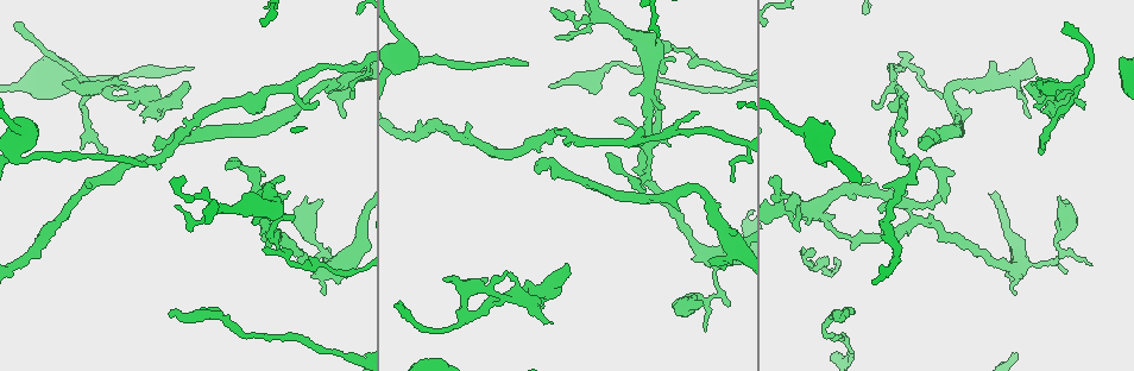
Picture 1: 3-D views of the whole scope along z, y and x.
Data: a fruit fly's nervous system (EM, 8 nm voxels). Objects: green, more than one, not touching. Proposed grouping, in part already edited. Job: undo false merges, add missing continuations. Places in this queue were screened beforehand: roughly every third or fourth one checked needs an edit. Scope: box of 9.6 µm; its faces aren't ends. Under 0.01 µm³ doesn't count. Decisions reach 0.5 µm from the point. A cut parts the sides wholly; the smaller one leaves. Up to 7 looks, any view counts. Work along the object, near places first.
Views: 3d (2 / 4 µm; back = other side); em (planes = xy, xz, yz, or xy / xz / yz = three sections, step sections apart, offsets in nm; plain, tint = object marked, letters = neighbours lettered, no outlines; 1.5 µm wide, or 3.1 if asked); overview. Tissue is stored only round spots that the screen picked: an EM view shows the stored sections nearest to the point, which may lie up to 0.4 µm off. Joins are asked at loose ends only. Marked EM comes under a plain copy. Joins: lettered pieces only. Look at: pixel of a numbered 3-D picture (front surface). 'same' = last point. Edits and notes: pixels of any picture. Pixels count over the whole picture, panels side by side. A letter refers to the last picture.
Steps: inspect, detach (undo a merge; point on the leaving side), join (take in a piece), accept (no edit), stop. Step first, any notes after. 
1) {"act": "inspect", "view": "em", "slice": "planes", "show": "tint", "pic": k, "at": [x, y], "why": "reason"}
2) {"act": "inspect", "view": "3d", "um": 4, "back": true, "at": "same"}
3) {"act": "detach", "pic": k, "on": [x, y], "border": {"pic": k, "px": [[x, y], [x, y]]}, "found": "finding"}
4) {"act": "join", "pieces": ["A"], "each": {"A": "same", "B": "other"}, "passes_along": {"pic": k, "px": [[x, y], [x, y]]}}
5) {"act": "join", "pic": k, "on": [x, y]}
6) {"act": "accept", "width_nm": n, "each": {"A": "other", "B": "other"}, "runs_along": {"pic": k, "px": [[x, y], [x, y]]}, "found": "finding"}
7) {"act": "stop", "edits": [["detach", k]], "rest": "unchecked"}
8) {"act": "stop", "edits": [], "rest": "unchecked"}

{"act": "inspect", "view": "em", "slice": "yz", "step": 4, "show": "tint", "pic": 1, "at": [171, 316], "why": "free end"}

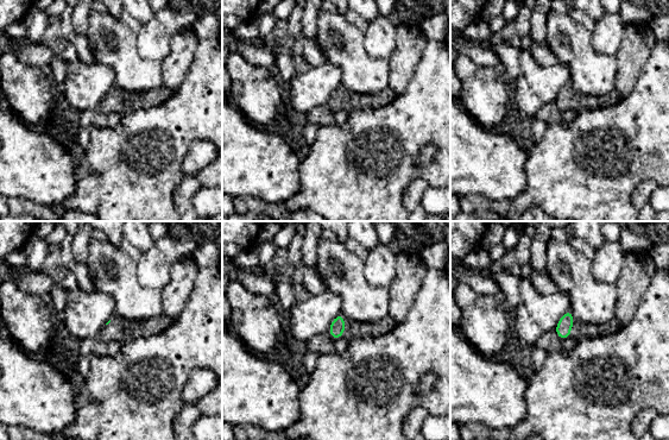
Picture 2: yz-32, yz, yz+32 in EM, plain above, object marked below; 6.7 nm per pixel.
{"act": "inspect", "view": "em", "slice": "planes", "show": "letters", "at": "same", "why": "another direction"}

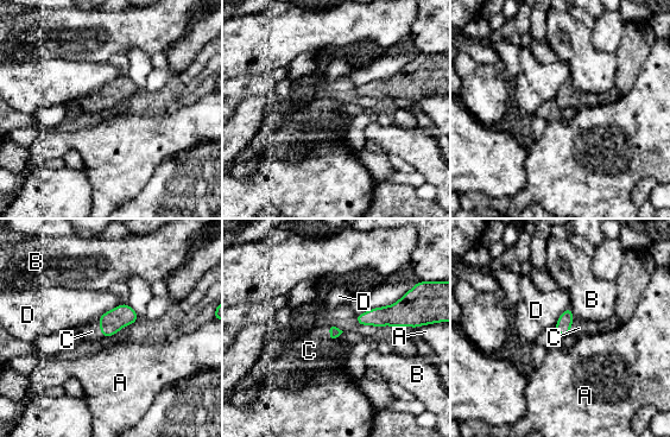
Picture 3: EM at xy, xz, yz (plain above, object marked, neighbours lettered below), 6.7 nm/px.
{"act": "join", "pieces": ["C"], "each": {"A": "other", "B": "other", "C": "same", "D": "other"}, "found": "it goes on there"}

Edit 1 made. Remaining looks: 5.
{"act": "inspect", "view": "em", "slice": "planes", "show": "letters", "pic": 1, "at": [552, 322], "why": "branch stops here"}

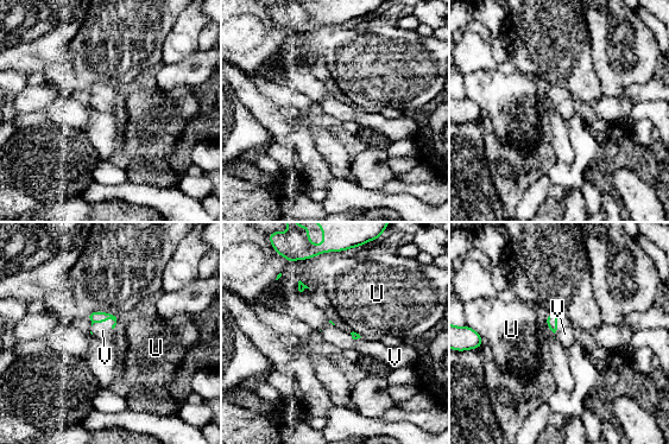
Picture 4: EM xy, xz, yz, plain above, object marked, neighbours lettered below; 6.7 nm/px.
{"act": "join", "pieces": ["V"], "longest_contact_nm": ["V", 170], "each": {"U": "other", "V": "same"}, "passes_along": {"pic": 4, "px": [[99, 316], [102, 322], [102, 330]]}, "found": "it goes on there"}

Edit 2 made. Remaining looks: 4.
{"act": "stop", "edits": [["join", 3], ["join", 4]], "rest": "unchecked"}

